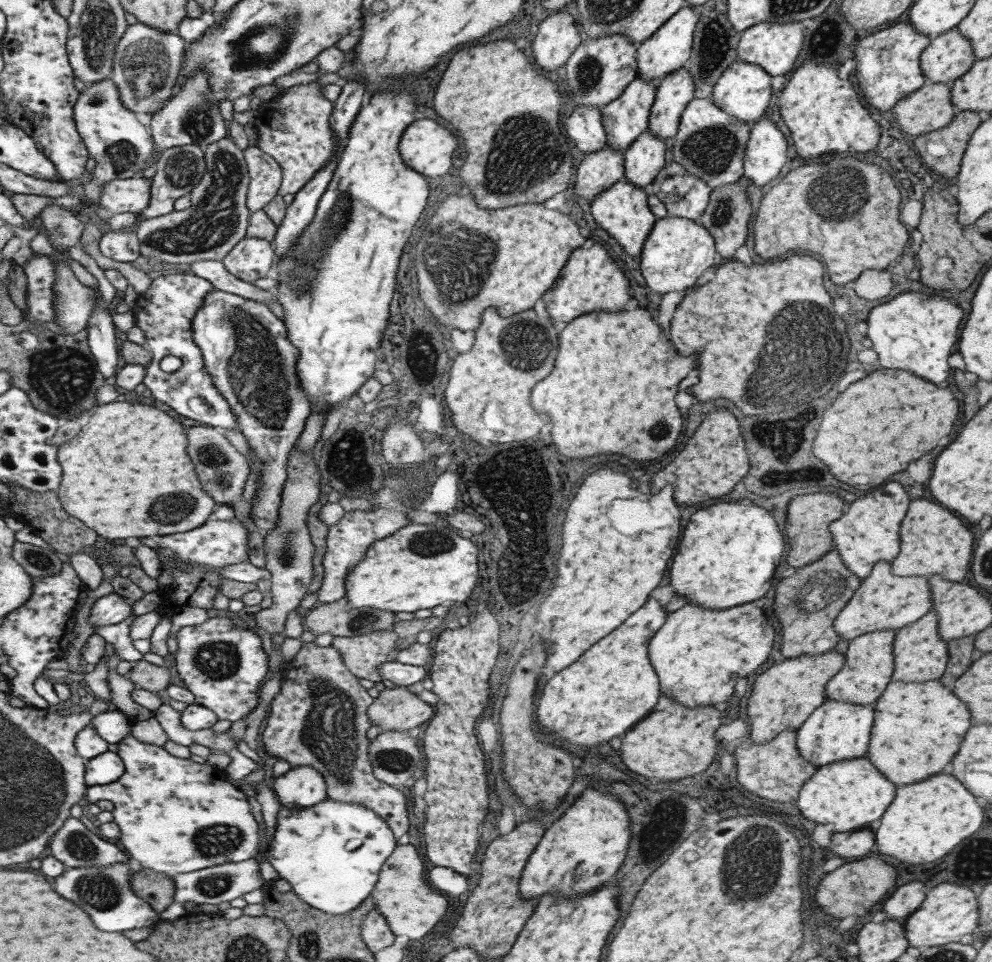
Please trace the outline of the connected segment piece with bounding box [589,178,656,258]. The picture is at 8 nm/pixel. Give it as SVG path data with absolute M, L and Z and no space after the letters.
M625 178L615 182L598 194L589 203L589 210L593 220L602 228L621 248L625 254L635 258L639 255L656 216L649 210L648 194L644 188L631 185Z

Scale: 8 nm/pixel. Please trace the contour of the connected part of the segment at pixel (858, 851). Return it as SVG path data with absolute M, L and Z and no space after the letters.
M865 826L851 832L833 833L830 843L823 847L839 858L861 858L874 848L874 833Z

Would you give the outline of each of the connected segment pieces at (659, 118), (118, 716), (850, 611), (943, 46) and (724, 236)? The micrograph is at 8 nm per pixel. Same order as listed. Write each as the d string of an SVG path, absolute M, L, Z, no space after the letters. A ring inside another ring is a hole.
M684 67L665 75L657 81L646 130L663 141L665 138L675 136L681 113L691 99L693 99L692 76L689 76Z
M111 706L101 714L93 716L89 725L105 742L116 743L129 733L133 722L119 708Z
M889 560L877 561L872 566L871 572L861 580L856 591L837 613L835 620L832 622L832 629L837 633L837 636L843 640L850 641L856 636L861 636L874 630L897 630L919 620L930 611L932 604L927 576L897 576L890 571L890 568Z
M955 27L938 35L921 51L919 64L926 82L952 82L976 59L971 43Z
M744 176L737 179L737 182L711 189L705 210L694 220L700 224L714 240L714 249L724 260L732 260L735 250L743 246L747 236L747 224L751 207L745 195L745 188L750 185Z

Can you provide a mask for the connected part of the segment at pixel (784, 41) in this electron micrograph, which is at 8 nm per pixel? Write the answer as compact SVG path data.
M760 22L741 32L736 48L736 60L760 66L769 76L781 76L793 68L793 62L801 50L803 28L800 22L771 24Z

